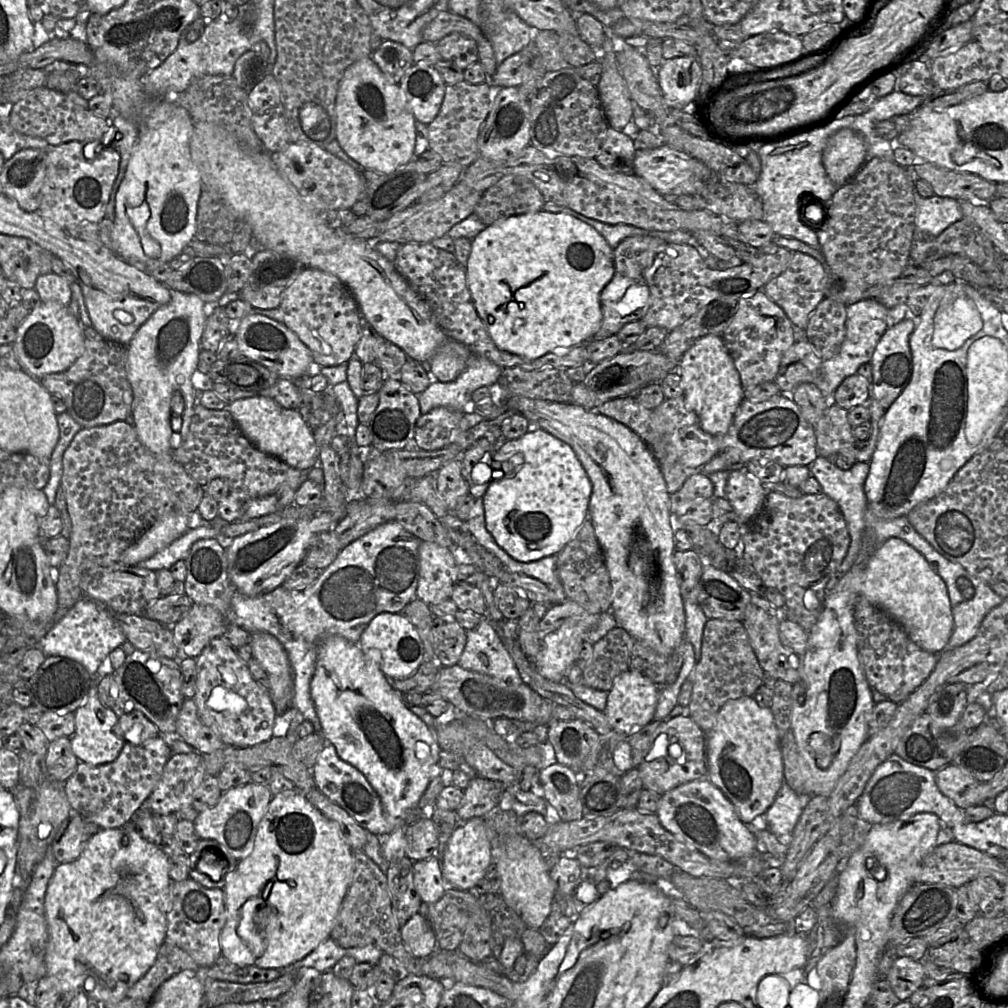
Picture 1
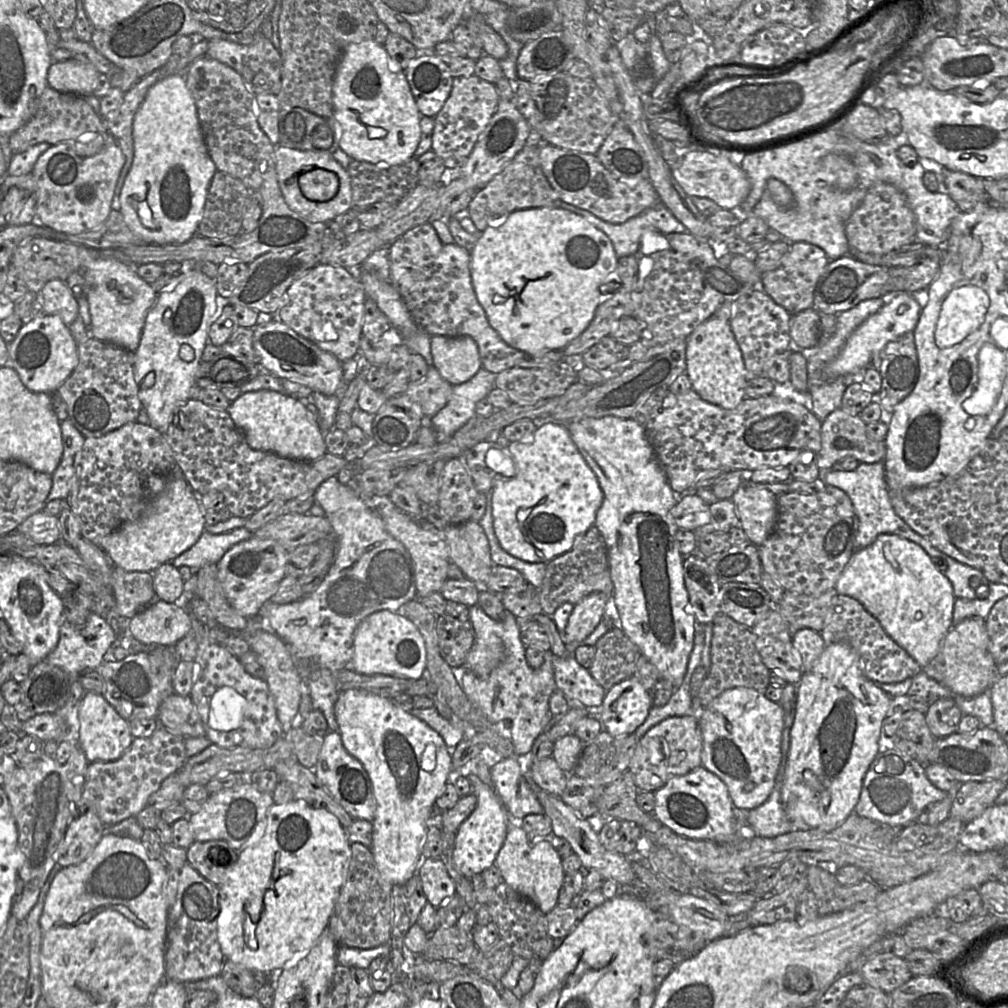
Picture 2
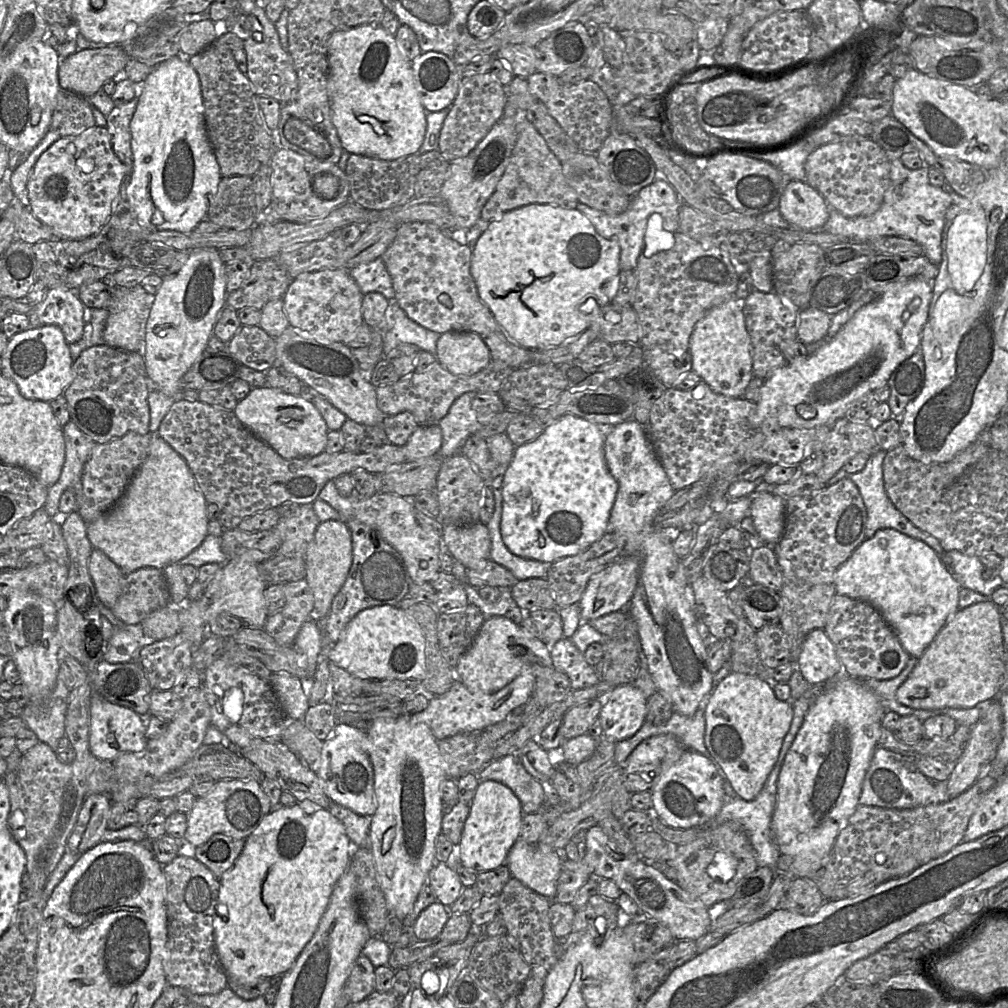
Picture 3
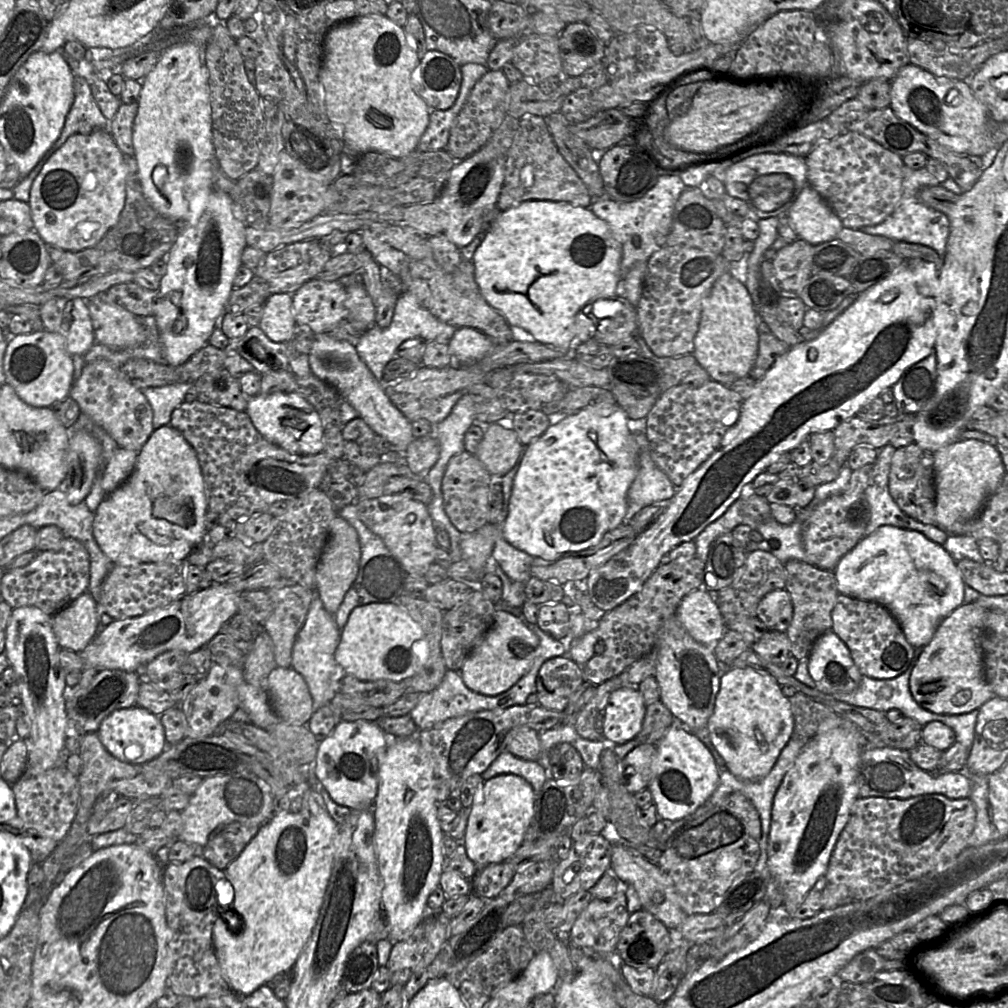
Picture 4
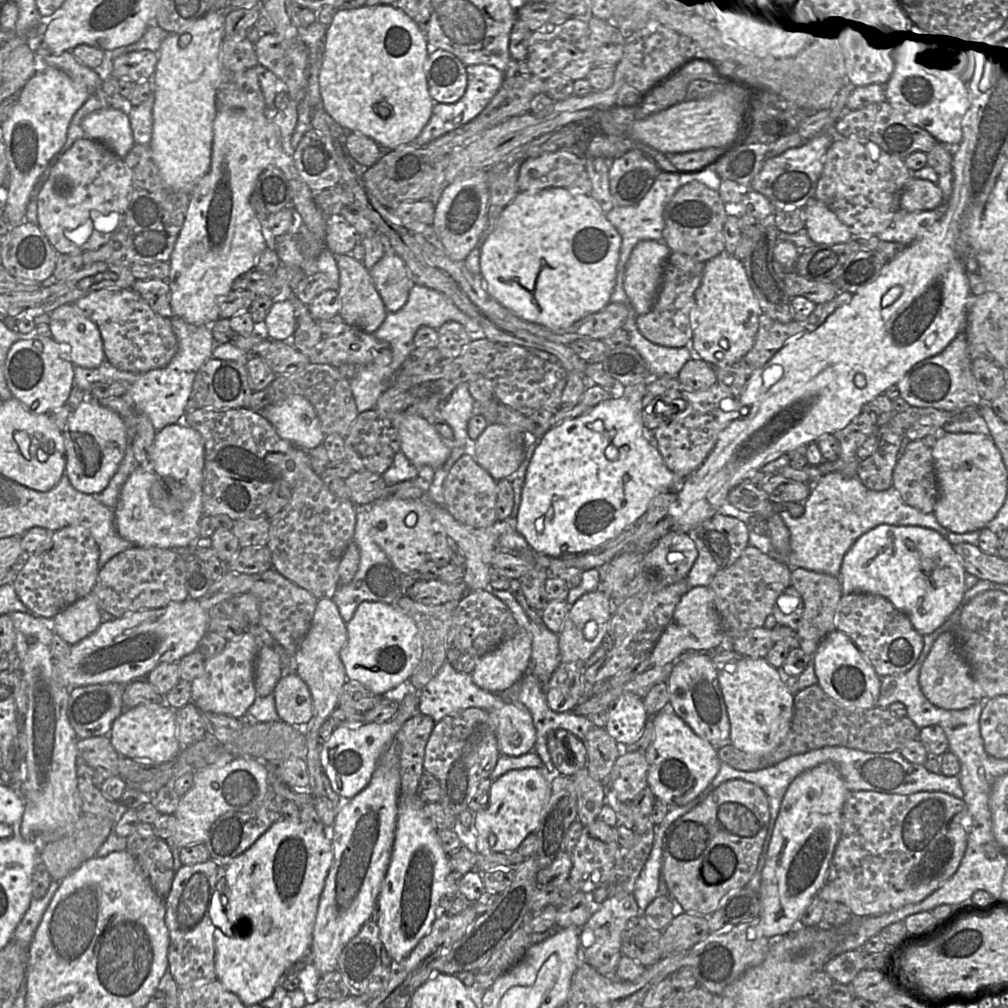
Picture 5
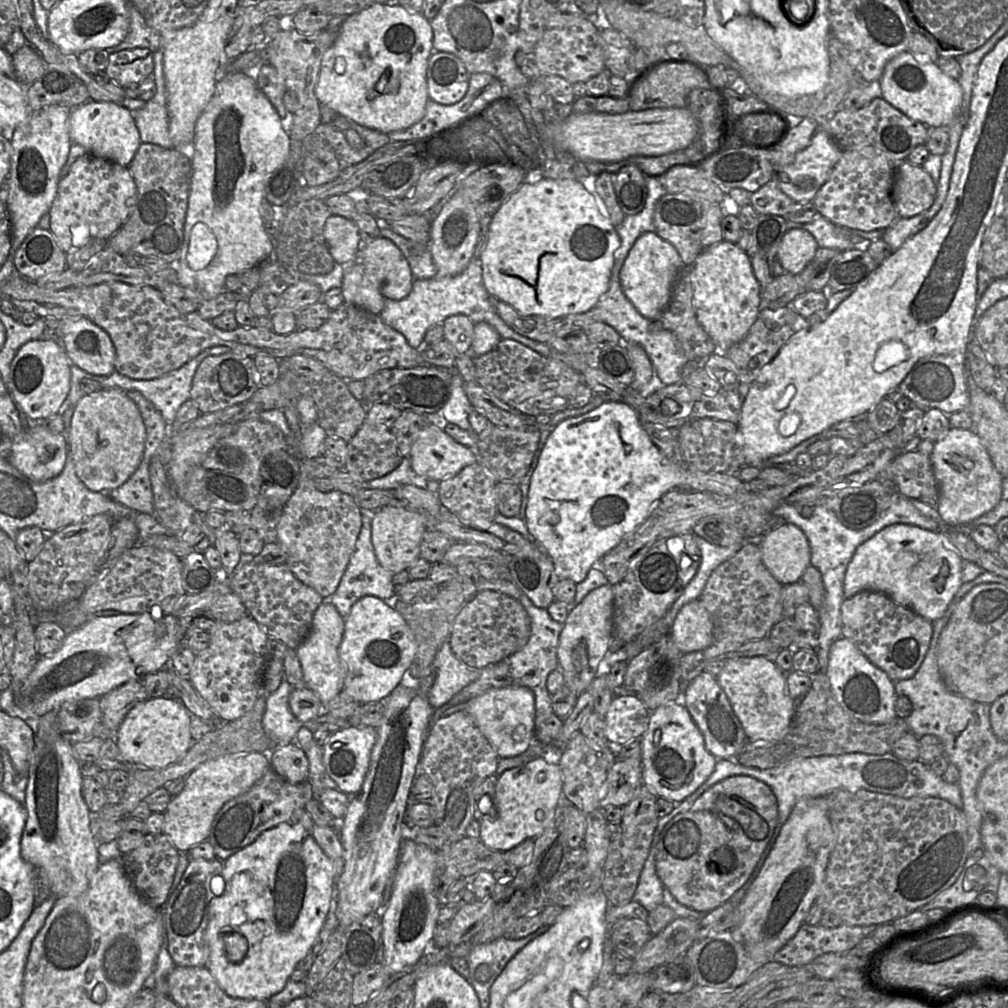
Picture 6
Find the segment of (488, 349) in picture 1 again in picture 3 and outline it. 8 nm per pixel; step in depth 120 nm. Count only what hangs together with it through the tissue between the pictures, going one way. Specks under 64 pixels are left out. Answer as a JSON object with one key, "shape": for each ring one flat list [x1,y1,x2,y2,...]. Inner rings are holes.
{"shape":[[410,222,399,226,395,239,381,258,392,280,394,299,411,320,439,334,474,332,487,345,491,360,513,368,535,361,537,352,511,339,479,297,470,273,468,245,445,237,432,222]]}

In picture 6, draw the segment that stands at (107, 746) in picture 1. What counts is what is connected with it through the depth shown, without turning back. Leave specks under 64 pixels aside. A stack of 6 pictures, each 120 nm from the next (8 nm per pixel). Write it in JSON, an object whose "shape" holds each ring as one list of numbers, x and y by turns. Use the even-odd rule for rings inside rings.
{"shape":[[163,697,149,698,134,706,126,715,117,732,111,736,115,739,122,755,138,767,161,769,166,768,186,755,195,742,191,735,191,714,181,701]]}

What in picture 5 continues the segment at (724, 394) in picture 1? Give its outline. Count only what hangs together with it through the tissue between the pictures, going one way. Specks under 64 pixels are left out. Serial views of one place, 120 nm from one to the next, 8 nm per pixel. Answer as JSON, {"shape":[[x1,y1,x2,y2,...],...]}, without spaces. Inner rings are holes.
{"shape":[[724,251,705,263,700,286,691,309,692,347,698,357,714,368,736,364,753,347,762,309,756,298,743,261]]}

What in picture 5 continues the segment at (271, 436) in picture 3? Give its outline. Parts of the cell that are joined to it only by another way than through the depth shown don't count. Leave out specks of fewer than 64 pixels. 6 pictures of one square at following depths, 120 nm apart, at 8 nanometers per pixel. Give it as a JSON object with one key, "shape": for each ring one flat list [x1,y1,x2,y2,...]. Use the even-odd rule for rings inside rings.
{"shape":[[293,395,278,404,270,404,262,415,277,434,303,450,311,450,323,443,320,420,313,405,303,396]]}

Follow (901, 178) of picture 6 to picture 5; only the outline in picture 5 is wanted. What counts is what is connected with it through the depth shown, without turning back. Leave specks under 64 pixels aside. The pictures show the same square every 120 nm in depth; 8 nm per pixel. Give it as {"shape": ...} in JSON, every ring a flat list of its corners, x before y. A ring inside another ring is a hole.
{"shape":[[911,177,902,191,900,207,908,212,922,212,943,203,943,193,937,183]]}

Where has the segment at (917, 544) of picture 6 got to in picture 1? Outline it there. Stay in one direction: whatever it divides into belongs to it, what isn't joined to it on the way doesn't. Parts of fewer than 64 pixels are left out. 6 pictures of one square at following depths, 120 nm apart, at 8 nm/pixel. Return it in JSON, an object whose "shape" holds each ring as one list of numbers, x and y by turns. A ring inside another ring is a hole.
{"shape":[[887,539,866,560,860,595,898,623,923,650,939,654,946,648,953,631,946,584,929,562,904,540]]}

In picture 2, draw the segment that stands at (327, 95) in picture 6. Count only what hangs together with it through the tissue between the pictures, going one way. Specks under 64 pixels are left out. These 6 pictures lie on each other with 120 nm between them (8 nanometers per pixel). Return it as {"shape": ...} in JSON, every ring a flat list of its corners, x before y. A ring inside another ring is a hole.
{"shape":[[374,39,350,44,337,65,332,102,340,129,339,147,352,160,376,165,401,165,414,155,421,138,421,114,405,71,393,73,383,45]]}

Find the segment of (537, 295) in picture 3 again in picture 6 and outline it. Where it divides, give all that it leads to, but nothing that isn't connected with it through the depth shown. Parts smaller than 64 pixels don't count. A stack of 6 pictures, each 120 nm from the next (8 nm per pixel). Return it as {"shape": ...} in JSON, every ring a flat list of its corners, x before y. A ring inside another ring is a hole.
{"shape":[[547,179,536,183,523,182,520,187,500,206,492,218,488,230,487,243,480,255,483,284,487,292,522,315,539,315,548,318,564,317,571,314,586,313,597,304,601,296,608,290,615,253,620,246,620,238,603,210,597,196,588,192,579,179]]}

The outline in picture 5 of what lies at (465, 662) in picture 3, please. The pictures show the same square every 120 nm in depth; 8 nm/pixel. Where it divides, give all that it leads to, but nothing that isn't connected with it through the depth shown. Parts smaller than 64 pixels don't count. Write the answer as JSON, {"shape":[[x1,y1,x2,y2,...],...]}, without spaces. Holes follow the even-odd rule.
{"shape":[[518,626,511,637,479,660,471,673,472,680,488,692,502,692,526,673,531,653,531,635]]}

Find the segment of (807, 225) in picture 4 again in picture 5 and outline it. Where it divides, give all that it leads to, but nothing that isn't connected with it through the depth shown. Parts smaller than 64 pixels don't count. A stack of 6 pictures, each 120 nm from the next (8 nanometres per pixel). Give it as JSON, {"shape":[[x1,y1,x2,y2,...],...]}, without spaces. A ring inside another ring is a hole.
{"shape":[[816,198,810,199,803,209,805,230,815,244,840,244,854,238,836,214]]}

